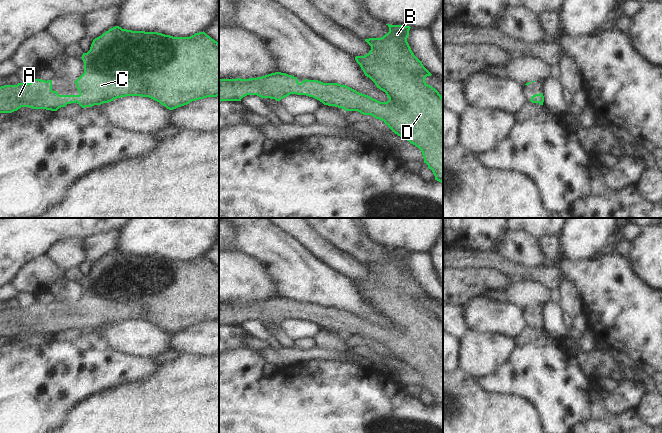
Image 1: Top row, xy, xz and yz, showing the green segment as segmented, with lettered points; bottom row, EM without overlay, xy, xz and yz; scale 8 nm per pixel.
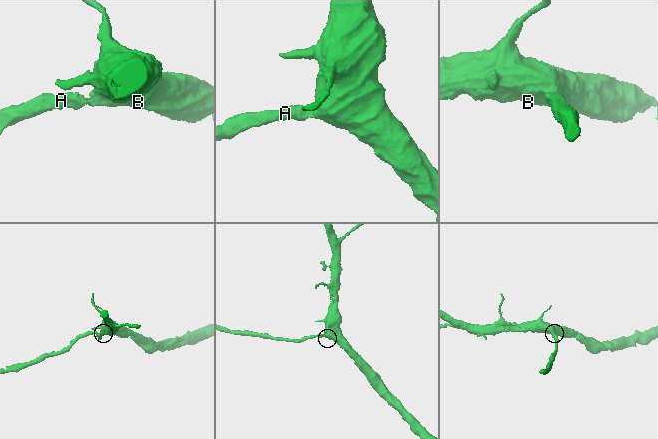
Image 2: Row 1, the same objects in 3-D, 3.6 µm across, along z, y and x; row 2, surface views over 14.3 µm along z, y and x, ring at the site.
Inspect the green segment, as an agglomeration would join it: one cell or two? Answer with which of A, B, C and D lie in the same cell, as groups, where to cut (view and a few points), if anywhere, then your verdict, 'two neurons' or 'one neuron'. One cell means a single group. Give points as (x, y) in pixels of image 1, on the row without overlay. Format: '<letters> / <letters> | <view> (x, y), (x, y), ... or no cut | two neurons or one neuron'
A B C D | no cut | one neuron

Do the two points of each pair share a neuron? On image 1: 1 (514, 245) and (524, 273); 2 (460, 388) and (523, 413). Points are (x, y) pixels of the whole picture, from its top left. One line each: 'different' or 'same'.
1: different
2: same

